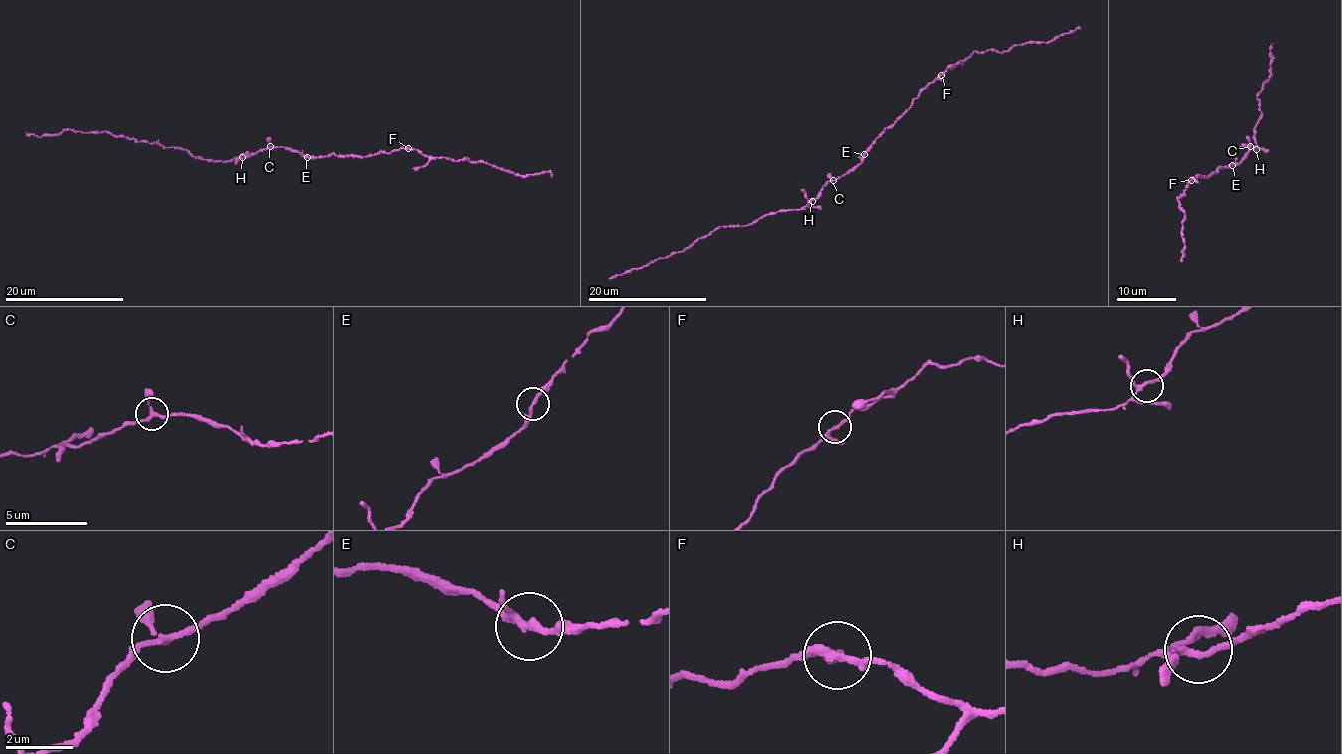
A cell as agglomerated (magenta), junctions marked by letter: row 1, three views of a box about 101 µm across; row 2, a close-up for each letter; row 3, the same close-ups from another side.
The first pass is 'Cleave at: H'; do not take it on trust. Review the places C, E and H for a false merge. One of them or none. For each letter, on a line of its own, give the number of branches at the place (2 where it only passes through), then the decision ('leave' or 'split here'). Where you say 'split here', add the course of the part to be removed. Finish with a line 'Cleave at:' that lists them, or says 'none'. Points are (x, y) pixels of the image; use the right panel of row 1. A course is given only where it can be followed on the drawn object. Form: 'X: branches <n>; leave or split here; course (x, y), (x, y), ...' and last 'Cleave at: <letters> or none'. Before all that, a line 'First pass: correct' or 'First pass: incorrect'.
First pass: incorrect
C: branches 3; leave
E: branches 3; leave
H: branches 3; leave
Cleave at: none

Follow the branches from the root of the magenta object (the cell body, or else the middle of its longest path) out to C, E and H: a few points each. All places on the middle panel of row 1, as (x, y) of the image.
C: (856, 166), (833, 180)
E: (856, 166), (864, 154)
H: (856, 166), (834, 180), (827, 181), (812, 201)

